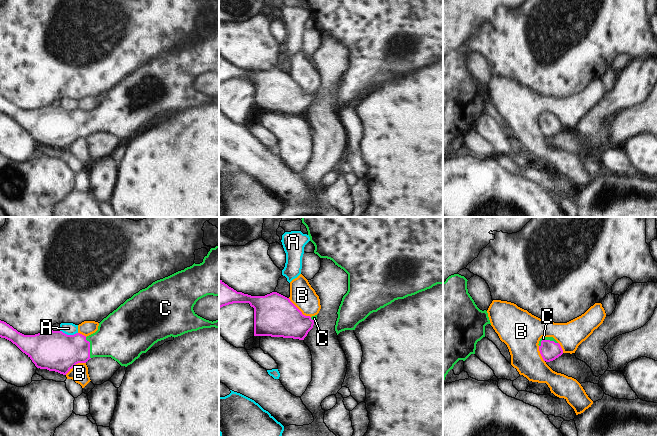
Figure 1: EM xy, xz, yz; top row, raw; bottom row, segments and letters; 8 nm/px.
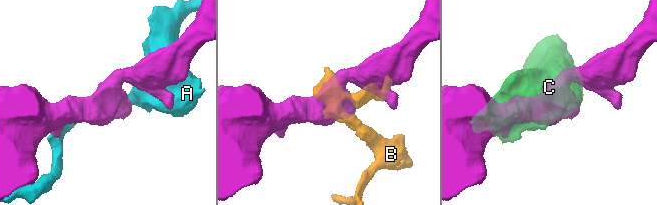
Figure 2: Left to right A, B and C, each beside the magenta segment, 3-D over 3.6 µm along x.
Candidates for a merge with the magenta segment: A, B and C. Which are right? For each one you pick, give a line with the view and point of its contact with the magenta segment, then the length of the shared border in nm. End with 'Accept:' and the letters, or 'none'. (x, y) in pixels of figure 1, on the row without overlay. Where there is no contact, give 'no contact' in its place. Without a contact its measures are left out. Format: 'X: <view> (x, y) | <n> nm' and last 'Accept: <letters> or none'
C: yz (546, 116) | 160 nm
Accept: C

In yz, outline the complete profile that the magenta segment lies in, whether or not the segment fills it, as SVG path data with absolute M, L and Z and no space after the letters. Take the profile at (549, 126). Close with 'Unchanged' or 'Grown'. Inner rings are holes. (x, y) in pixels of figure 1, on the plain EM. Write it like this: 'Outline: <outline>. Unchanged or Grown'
Outline: M542 113L538 121L540 130L546 138L553 137L563 130L560 120L553 113Z. Grown.

